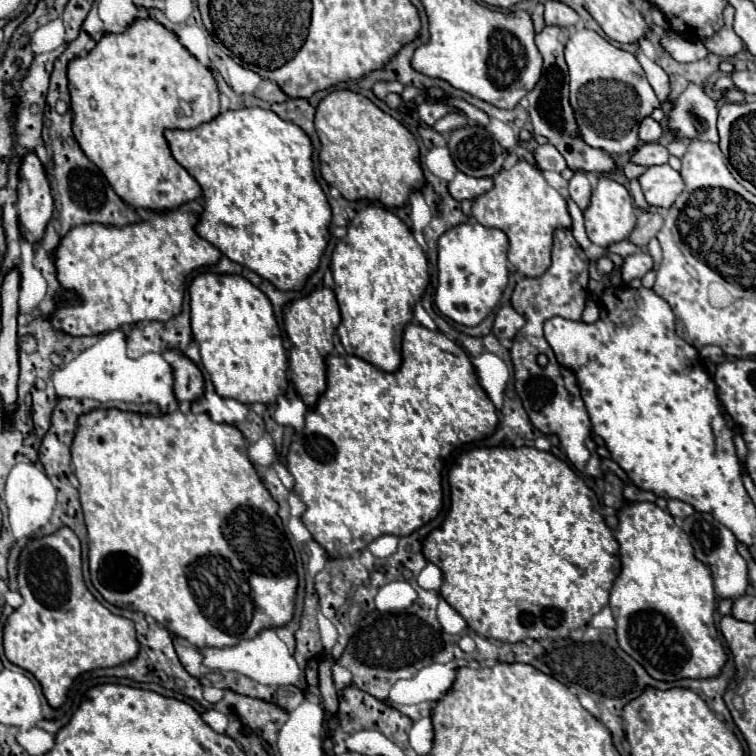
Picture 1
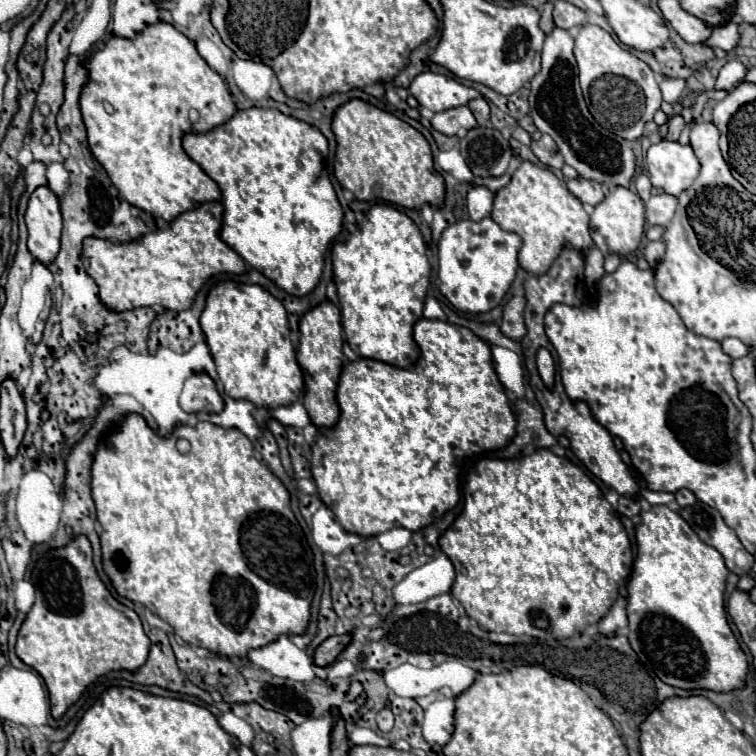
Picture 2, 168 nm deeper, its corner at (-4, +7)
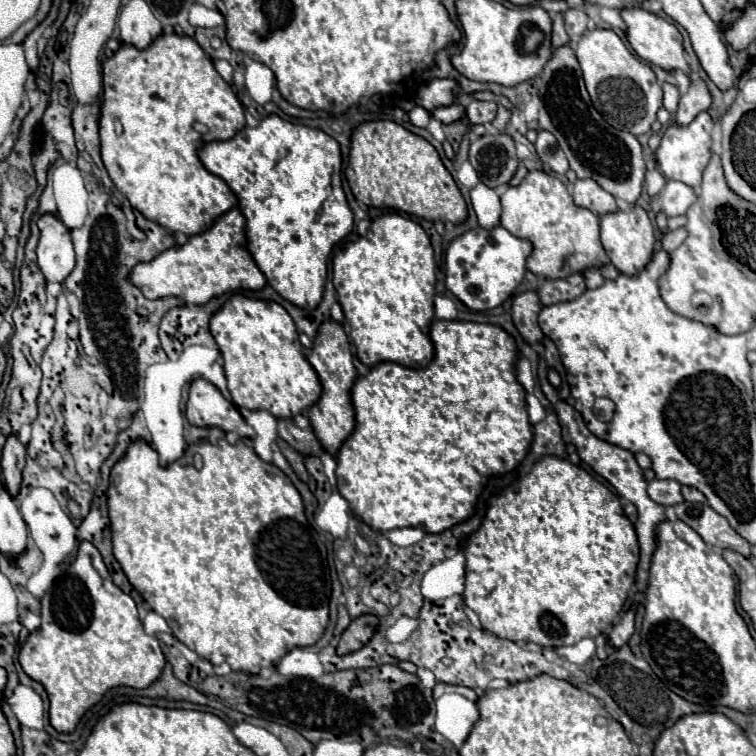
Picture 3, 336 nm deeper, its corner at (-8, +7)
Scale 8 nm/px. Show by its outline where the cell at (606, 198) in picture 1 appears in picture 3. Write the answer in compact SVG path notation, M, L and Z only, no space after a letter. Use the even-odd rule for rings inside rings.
M633 206L631 212L615 212L601 216L601 242L611 258L611 264L625 276L637 276L649 260L653 260L655 246L655 228L641 206Z

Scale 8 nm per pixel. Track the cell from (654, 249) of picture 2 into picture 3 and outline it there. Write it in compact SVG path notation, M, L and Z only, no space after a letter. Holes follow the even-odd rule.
M677 228L677 230L667 232L667 234L663 236L663 250L673 252L685 238L687 238L687 230L685 230L685 228Z

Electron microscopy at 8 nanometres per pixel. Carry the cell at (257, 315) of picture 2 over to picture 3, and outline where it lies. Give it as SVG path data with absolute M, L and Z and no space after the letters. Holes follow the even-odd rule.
M233 296L211 318L211 334L225 360L233 402L245 410L267 410L275 418L303 414L321 396L321 382L301 352L295 322L277 302Z

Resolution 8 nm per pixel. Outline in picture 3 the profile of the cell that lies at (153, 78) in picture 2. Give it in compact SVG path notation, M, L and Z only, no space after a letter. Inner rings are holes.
M161 34L149 48L137 50L129 44L121 48L103 64L103 106L99 120L101 158L115 188L125 194L129 204L147 220L161 224L169 232L183 232L195 236L205 232L217 216L237 206L233 190L209 170L203 170L197 150L213 140L229 140L245 126L245 112L233 88L217 74L213 60L201 46L179 34ZM115 120L121 122L123 134L117 136Z

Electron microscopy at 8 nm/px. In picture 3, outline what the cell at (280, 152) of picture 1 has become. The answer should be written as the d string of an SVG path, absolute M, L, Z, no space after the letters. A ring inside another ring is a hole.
M271 114L261 120L257 128L245 126L231 140L205 144L199 150L199 158L205 168L225 180L239 198L239 208L247 218L249 252L273 290L297 308L317 308L323 298L329 254L333 246L353 230L353 212L341 186L343 158L339 142L321 130L291 124Z

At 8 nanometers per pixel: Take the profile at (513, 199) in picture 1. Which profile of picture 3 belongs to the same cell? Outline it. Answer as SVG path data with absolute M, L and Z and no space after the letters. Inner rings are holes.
M533 170L519 186L509 186L505 194L501 194L501 204L501 226L513 236L533 244L533 254L527 258L527 270L533 274L543 278L567 278L569 274L581 274L585 268L601 268L609 262L599 240L599 216L579 208L559 178Z

